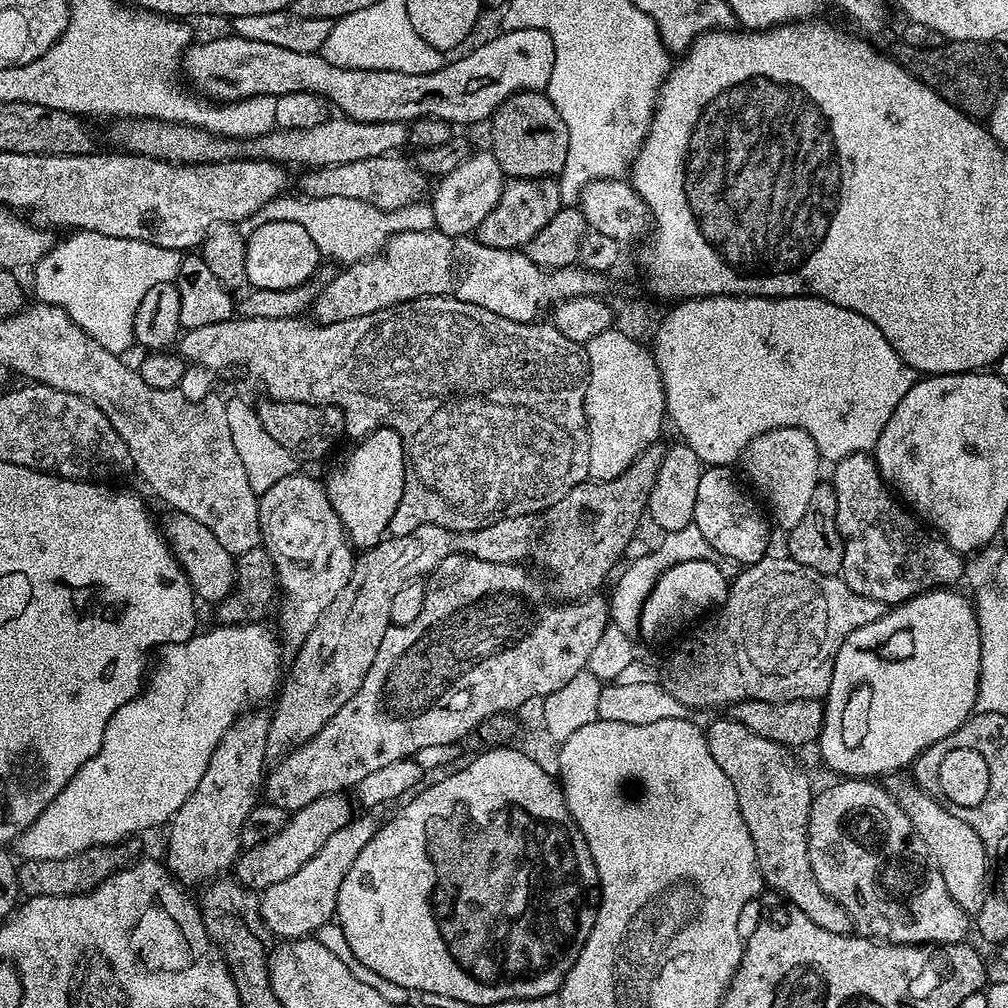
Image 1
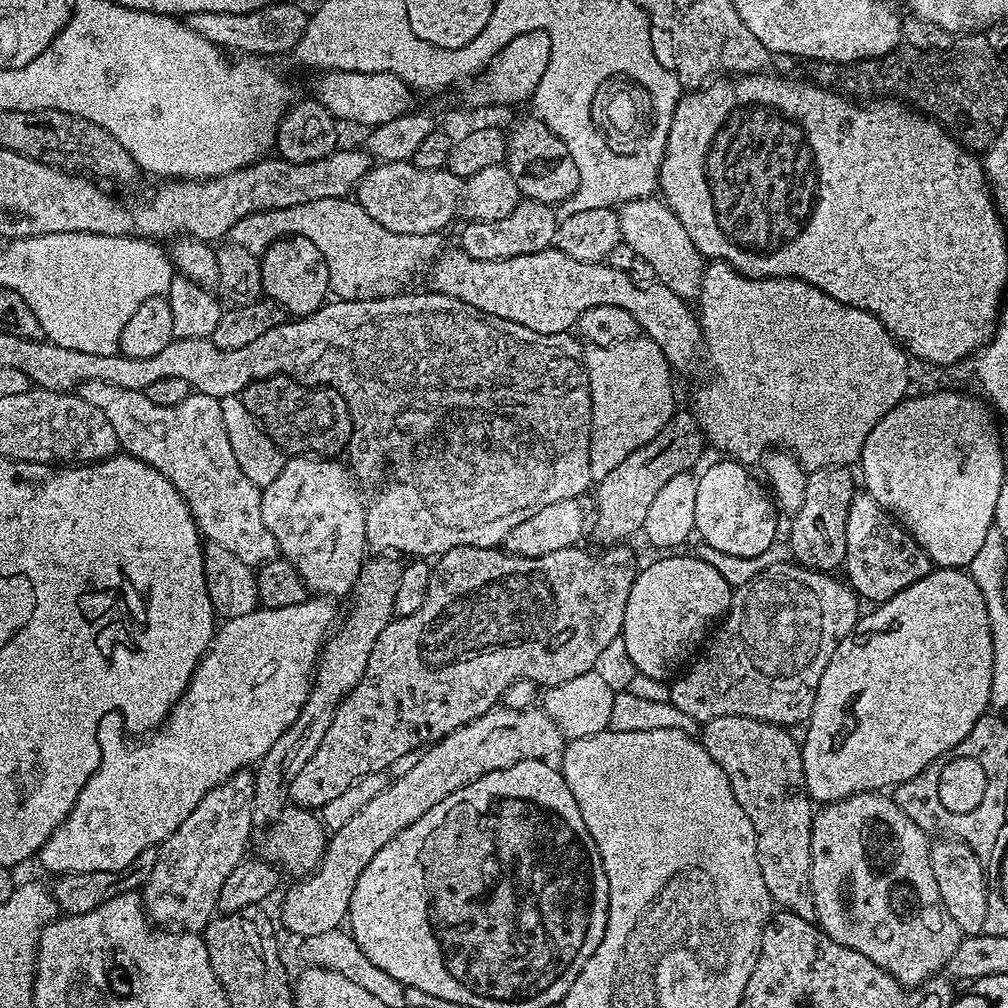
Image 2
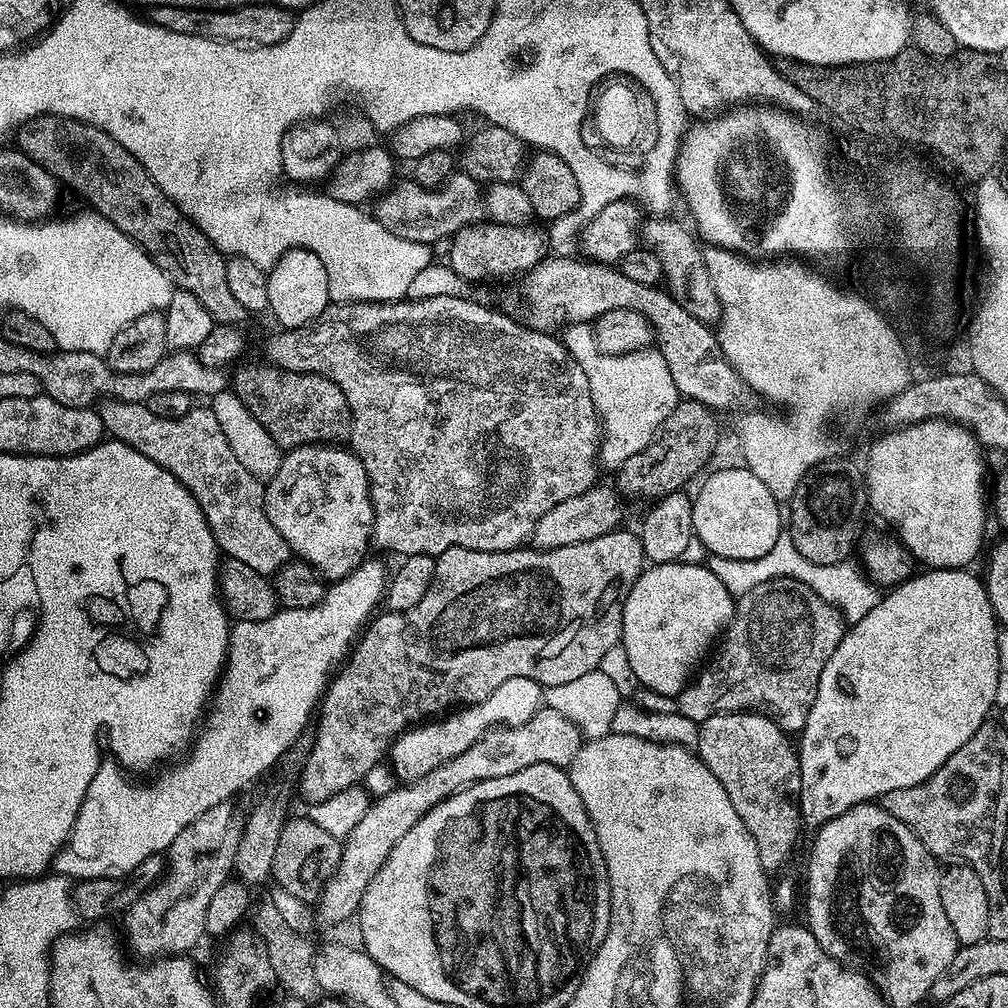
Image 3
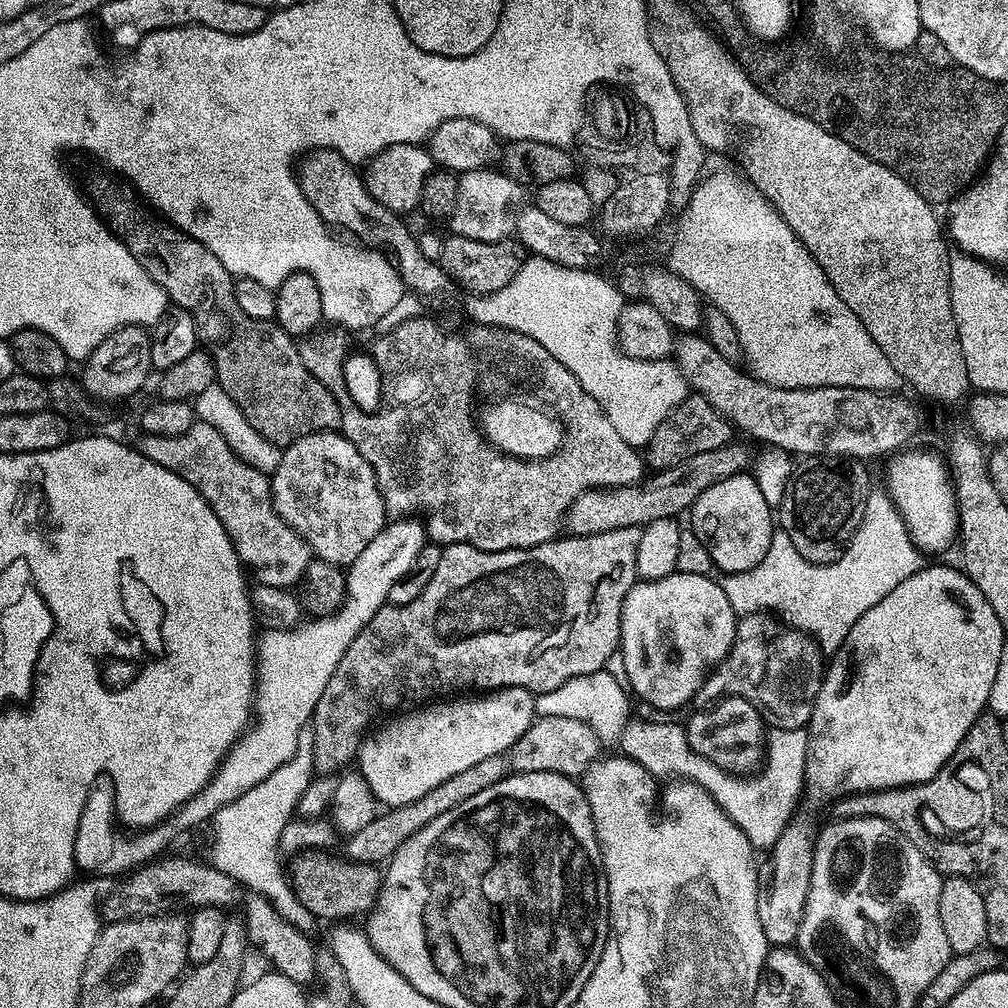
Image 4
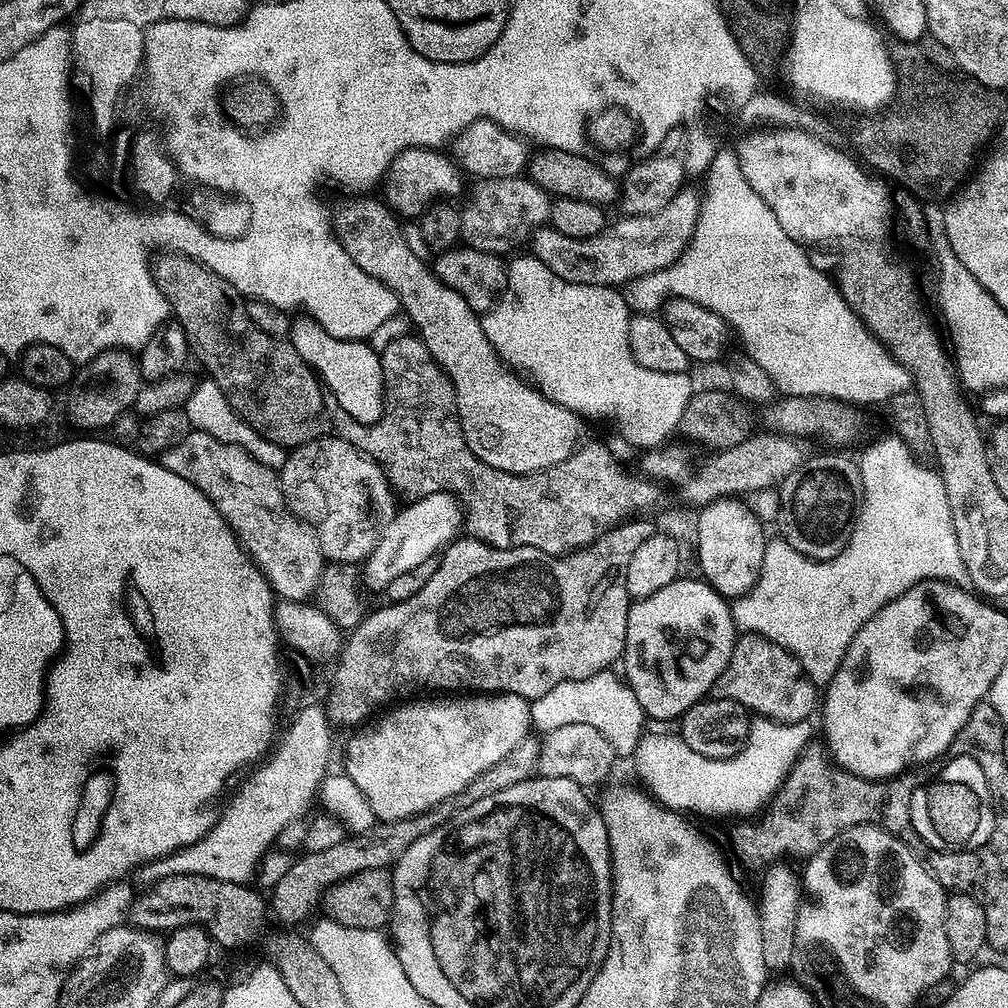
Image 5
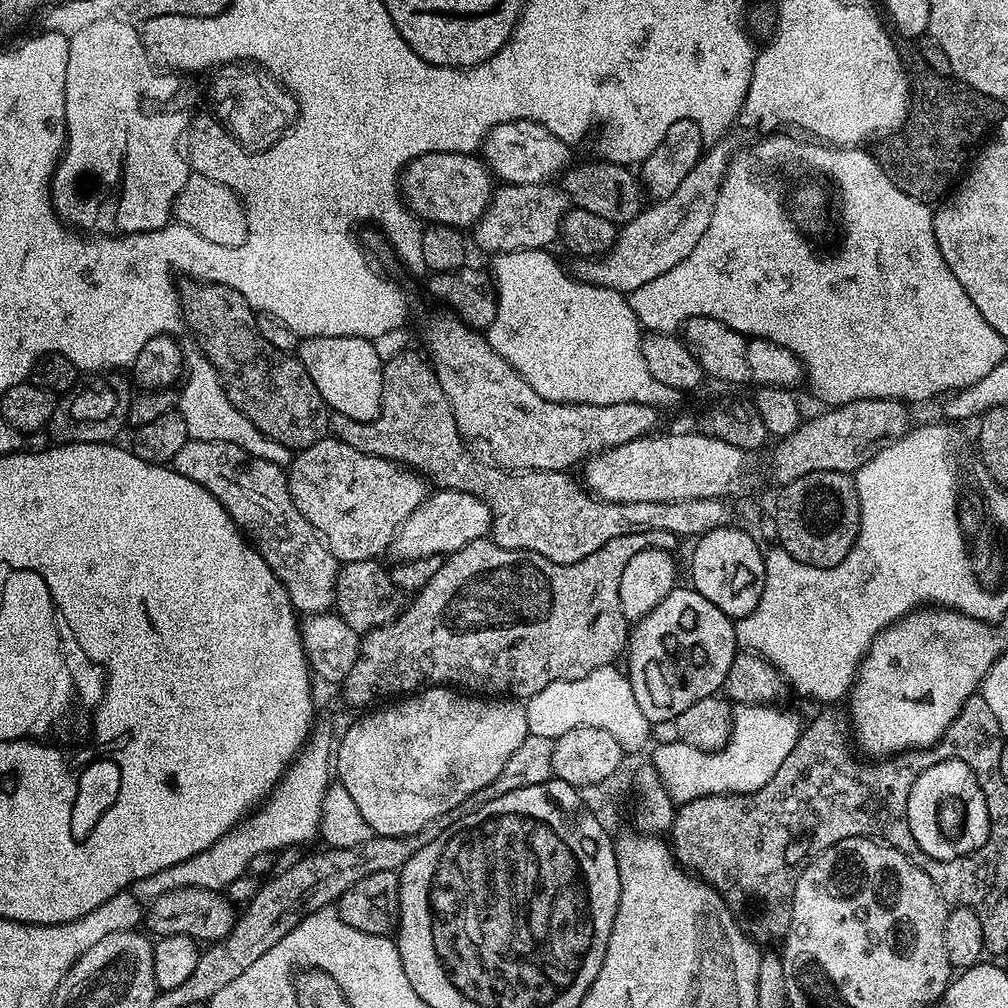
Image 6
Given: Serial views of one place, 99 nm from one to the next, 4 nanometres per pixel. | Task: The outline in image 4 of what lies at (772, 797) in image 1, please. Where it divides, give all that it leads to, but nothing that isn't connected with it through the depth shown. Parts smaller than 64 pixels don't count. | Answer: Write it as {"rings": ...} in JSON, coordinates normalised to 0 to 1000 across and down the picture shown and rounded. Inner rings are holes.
{"rings":[[[723,690],[714,695],[699,701],[697,704],[690,704],[687,711],[681,714],[681,723],[684,732],[684,740],[687,744],[708,756],[709,760],[723,768],[746,768],[751,765],[750,761],[755,761],[760,750],[760,715],[754,709],[753,702],[745,698],[742,694],[737,694],[731,690]]]}

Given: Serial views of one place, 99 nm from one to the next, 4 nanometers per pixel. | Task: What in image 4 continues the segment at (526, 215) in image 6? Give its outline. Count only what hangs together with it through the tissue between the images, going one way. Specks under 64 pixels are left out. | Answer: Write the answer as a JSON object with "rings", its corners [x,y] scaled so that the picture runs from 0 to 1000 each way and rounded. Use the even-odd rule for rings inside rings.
{"rings":[[[485,165],[455,172],[454,200],[450,200],[450,208],[442,218],[448,225],[447,233],[470,236],[474,240],[494,240],[504,238],[511,231],[518,187],[500,170],[490,168]]]}

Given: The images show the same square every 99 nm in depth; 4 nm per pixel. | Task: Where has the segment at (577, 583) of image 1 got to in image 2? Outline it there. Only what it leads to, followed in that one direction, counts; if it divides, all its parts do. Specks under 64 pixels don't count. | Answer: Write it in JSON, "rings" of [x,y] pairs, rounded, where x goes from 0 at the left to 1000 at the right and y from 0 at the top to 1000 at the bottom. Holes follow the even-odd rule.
{"rings":[[[668,408],[665,419],[661,419],[661,423],[657,423],[657,427],[653,427],[653,431],[649,431],[649,435],[645,435],[645,438],[641,438],[641,442],[633,442],[633,446],[629,446],[629,450],[625,450],[625,454],[621,454],[613,462],[609,462],[609,466],[605,466],[603,473],[590,481],[591,521],[588,524],[586,521],[585,532],[587,528],[588,534],[595,539],[592,541],[606,542],[622,537],[624,535],[622,532],[627,532],[630,528],[632,531],[639,523],[641,506],[645,506],[645,501],[649,498],[653,486],[657,486],[657,482],[661,482],[661,478],[665,478],[665,474],[669,474],[669,470],[677,470],[689,465],[689,460],[693,458],[698,444],[700,445],[700,438],[689,412],[686,408],[675,408]]]}

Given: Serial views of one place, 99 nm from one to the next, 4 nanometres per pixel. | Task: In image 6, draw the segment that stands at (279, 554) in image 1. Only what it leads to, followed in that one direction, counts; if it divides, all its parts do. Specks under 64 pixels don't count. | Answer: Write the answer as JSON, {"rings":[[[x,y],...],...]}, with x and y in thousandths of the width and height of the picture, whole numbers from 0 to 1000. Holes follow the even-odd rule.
{"rings":[[[332,435],[297,445],[285,461],[284,471],[292,502],[313,522],[337,558],[380,553],[380,548],[388,545],[398,520],[415,506],[427,488],[426,481],[414,469],[390,456],[351,446],[351,442]]]}

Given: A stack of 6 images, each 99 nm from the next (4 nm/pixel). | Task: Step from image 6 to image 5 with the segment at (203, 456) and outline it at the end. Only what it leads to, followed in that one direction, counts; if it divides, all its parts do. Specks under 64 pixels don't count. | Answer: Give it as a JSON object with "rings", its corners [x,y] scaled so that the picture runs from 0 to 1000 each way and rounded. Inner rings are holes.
{"rings":[[[193,427],[187,429],[177,442],[159,449],[157,458],[165,466],[177,470],[177,474],[185,474],[185,478],[208,494],[277,594],[313,592],[323,553],[313,527],[295,514],[282,497],[275,465],[260,462],[260,458],[236,442],[216,438],[216,435]]]}

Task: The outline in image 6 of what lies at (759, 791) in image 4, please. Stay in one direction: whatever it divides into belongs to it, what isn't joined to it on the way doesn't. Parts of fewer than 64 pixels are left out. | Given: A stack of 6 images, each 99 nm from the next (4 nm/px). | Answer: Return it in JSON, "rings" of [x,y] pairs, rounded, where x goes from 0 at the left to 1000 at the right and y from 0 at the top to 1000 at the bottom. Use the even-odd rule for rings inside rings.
{"rings":[[[730,698],[726,706],[726,728],[717,743],[702,747],[687,741],[690,762],[698,758],[698,770],[675,770],[675,778],[683,782],[683,786],[675,786],[675,790],[683,790],[683,795],[688,795],[698,790],[751,786],[772,766],[795,725],[795,718],[781,714],[769,699]]]}

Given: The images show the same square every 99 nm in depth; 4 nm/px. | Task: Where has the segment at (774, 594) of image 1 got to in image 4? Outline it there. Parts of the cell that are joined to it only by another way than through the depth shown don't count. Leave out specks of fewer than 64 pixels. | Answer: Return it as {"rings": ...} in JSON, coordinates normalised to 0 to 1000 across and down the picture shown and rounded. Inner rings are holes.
{"rings":[[[755,606],[733,612],[726,644],[722,646],[722,651],[716,658],[703,666],[698,680],[690,687],[689,697],[694,700],[705,700],[713,698],[723,690],[731,690],[750,699],[754,709],[767,723],[775,722],[778,725],[789,722],[801,723],[813,679],[817,675],[819,655],[816,655],[818,652],[815,650],[815,644],[806,631],[789,621],[783,621],[777,614],[769,615],[766,611],[769,610]]]}

